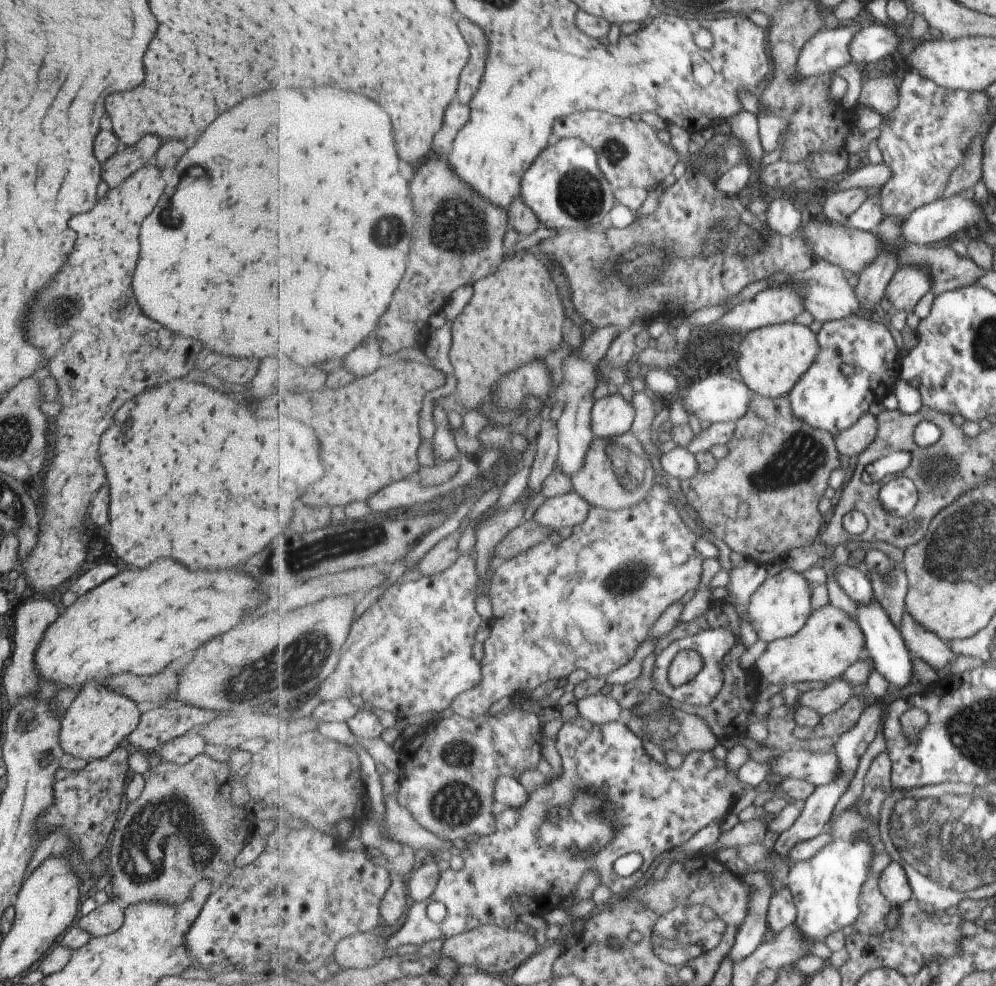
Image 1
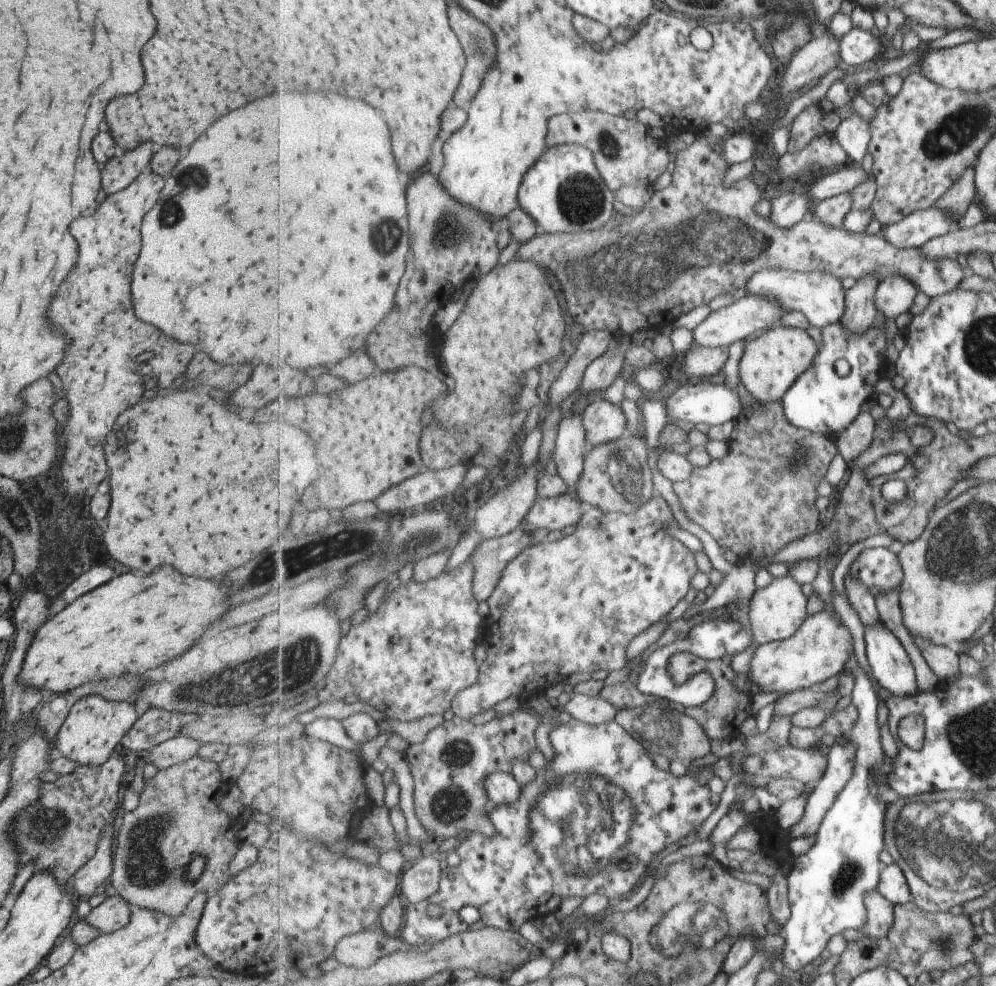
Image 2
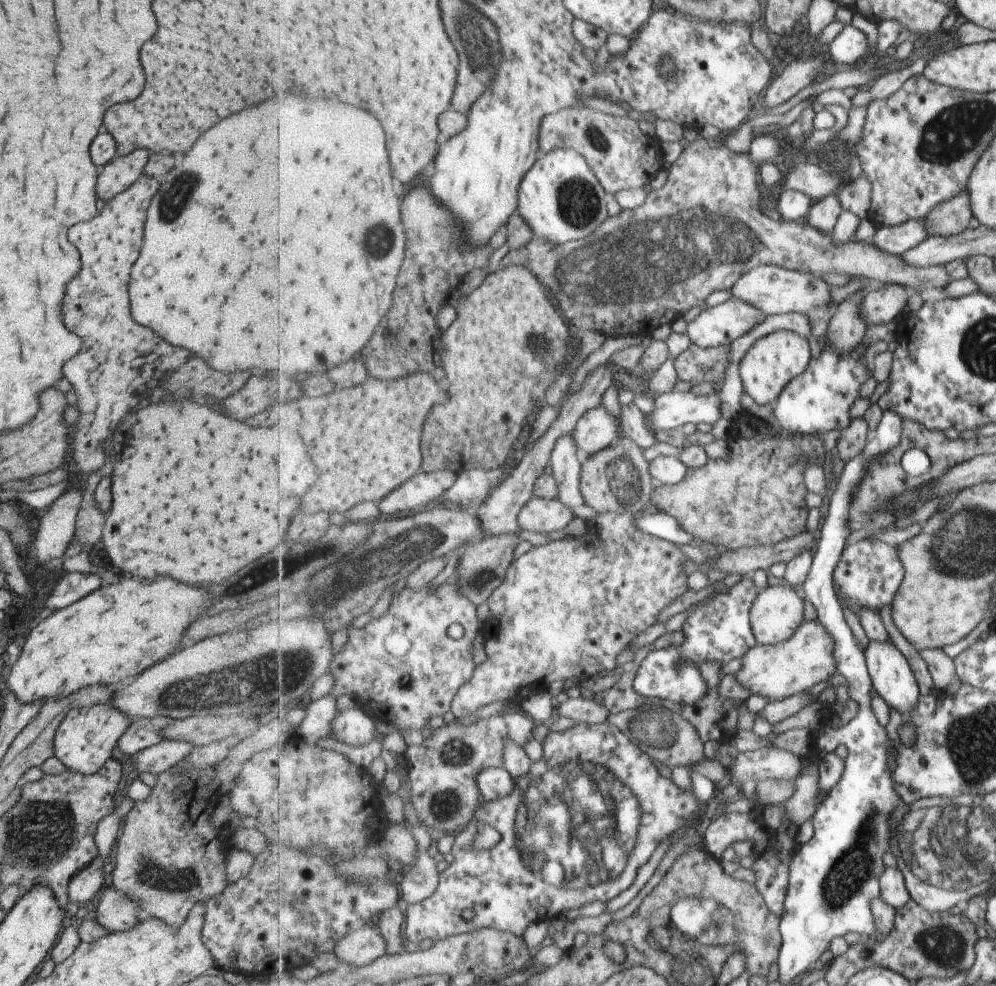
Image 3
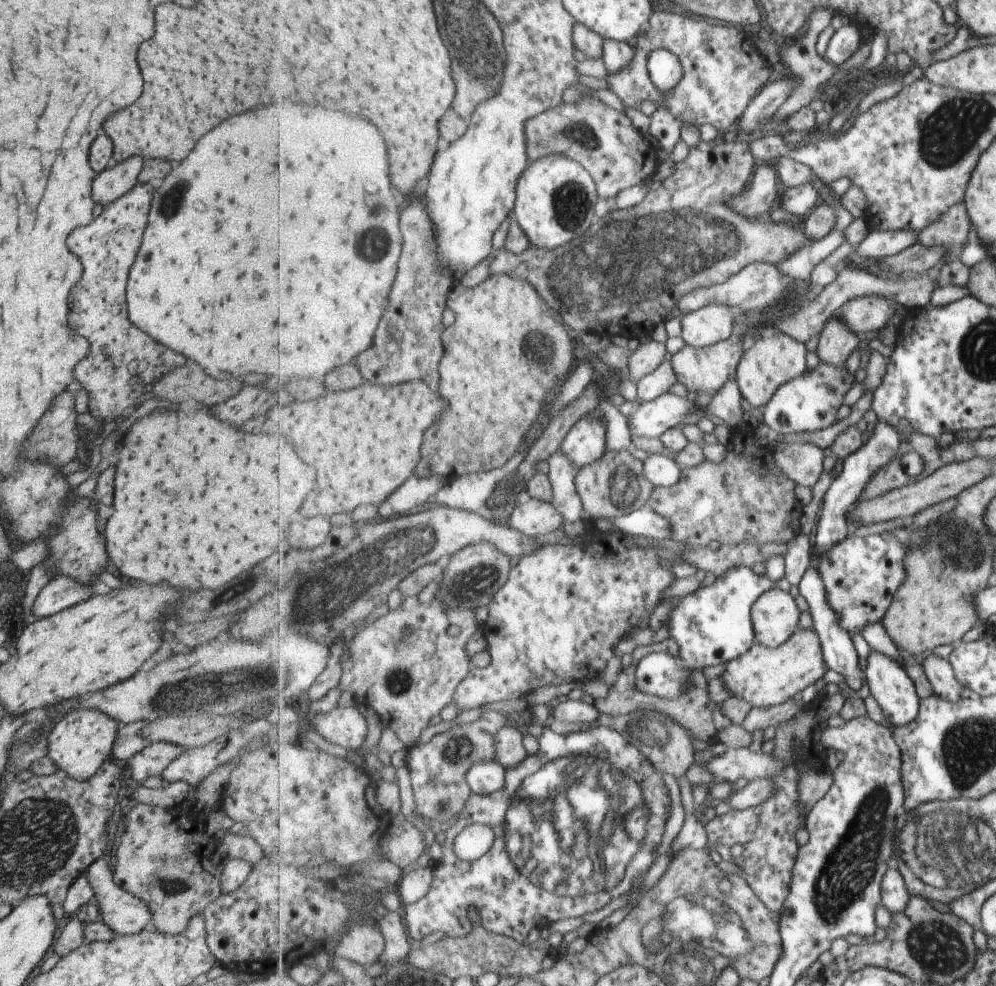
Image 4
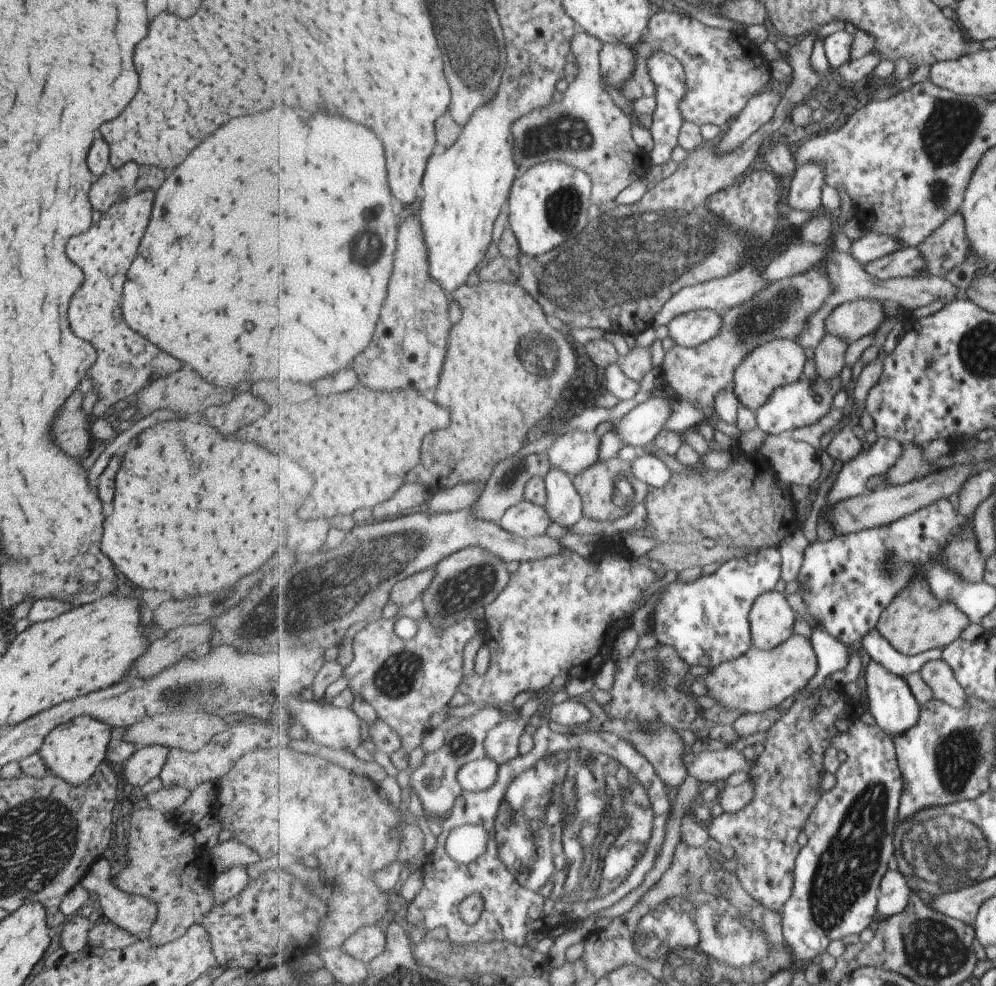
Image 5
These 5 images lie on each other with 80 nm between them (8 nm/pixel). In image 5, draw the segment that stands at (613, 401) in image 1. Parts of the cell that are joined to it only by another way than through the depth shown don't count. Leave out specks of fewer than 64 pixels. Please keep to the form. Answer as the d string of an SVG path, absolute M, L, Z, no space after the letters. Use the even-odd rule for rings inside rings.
M570 429L547 450L551 466L558 466L575 477L599 460L601 437L595 431Z

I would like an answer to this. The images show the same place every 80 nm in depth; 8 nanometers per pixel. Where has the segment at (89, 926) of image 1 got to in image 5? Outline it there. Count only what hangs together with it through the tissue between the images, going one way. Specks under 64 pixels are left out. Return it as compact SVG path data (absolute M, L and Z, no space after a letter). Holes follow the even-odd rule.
M100 857L90 868L85 877L78 883L88 892L93 892L97 896L97 902L103 913L102 919L111 922L113 926L119 926L123 930L127 930L129 934L135 936L146 935L157 916L157 906L138 895L131 895L117 889L115 884L109 882L109 869L111 862L105 857Z

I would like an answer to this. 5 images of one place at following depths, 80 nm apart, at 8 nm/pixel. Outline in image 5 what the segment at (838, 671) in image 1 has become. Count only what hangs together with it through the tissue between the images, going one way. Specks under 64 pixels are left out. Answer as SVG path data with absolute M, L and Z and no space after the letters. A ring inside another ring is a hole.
M794 634L785 643L770 651L753 646L737 660L710 668L709 674L700 680L705 683L707 696L714 698L717 703L723 703L729 710L737 709L746 715L779 706L793 694L803 691L817 672L819 664L811 638Z

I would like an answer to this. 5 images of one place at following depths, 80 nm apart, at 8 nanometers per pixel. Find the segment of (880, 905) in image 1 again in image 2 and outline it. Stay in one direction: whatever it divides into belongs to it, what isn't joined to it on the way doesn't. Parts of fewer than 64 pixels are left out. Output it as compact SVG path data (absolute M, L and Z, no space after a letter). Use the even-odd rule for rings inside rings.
M878 889L866 894L867 922L860 928L866 938L884 939L894 926L894 904Z

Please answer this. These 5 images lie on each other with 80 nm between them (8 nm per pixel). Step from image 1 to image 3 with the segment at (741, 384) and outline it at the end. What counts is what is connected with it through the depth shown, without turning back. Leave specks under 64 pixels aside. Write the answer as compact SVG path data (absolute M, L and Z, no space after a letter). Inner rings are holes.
M691 389L687 391L673 390L655 397L655 409L647 417L648 427L659 436L661 432L669 429L679 429L685 424L701 424L707 422L714 425L723 418L721 392L713 391L710 394L695 394Z

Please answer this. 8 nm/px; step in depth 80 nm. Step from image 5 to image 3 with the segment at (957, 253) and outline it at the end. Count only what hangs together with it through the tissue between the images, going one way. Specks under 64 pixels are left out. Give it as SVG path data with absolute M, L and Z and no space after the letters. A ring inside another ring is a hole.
M965 187L951 199L939 203L927 218L928 231L931 235L948 237L961 232L972 214L968 201L968 190Z

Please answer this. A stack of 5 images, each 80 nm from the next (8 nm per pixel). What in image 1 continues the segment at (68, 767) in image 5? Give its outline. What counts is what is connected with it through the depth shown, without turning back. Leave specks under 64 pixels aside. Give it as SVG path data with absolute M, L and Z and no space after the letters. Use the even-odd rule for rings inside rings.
M83 684L61 716L58 739L62 751L87 761L105 758L117 745L124 744L126 736L137 726L140 713L135 704L124 694L101 684Z

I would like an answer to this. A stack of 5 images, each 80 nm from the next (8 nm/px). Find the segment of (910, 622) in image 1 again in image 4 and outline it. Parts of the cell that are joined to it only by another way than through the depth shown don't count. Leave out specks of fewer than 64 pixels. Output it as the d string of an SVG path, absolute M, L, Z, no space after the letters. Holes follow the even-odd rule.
M931 653L923 660L929 680L933 683L935 694L948 702L956 701L961 694L962 686L947 659L937 657L937 654Z

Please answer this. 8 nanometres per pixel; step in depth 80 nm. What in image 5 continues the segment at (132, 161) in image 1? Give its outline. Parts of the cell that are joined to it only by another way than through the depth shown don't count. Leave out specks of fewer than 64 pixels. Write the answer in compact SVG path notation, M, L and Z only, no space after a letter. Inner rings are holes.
M127 162L117 170L105 172L101 174L89 190L89 204L99 210L105 212L111 204L118 203L131 196L134 190L134 184L139 176L140 168L135 162Z

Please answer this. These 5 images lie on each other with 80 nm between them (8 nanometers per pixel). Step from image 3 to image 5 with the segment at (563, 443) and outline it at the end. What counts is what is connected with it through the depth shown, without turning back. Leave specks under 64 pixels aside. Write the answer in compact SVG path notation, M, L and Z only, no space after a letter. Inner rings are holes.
M551 466L545 480L546 489L548 490L548 501L545 508L547 512L550 513L553 522L565 528L577 524L577 522L584 517L584 508L582 496L574 485L573 476L558 466Z

